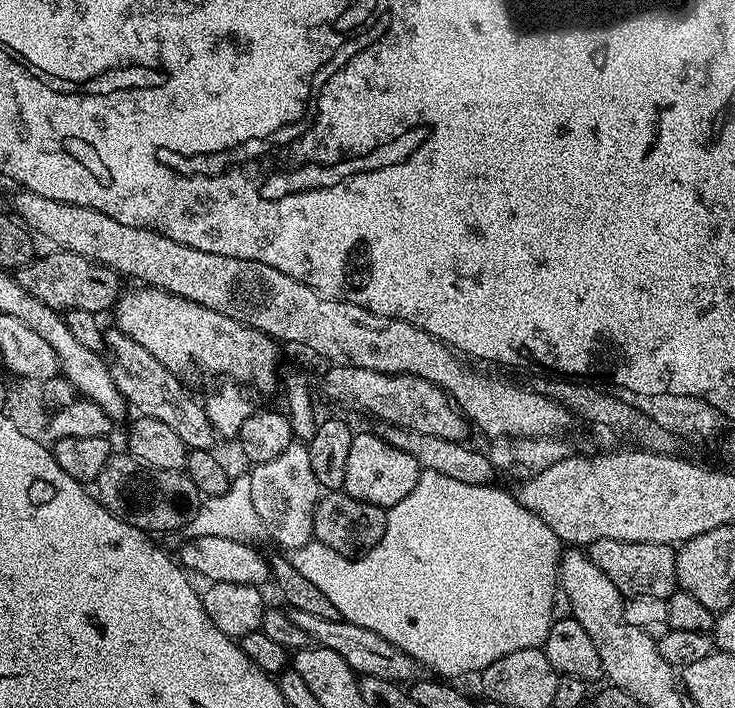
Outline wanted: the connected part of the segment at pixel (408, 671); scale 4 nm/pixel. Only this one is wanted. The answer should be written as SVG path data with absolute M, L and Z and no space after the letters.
M291 609L290 615L294 626L298 626L298 630L302 630L305 637L313 645L326 650L334 650L334 654L346 658L349 666L360 676L408 682L417 675L415 672L418 671L418 665L415 658L402 650L398 650L398 646L394 646L394 642L386 642L386 638L382 638L382 634L374 634L374 630L366 630L366 626L358 626L342 619L327 621L324 618L318 618L317 615L306 614L305 611L298 609Z

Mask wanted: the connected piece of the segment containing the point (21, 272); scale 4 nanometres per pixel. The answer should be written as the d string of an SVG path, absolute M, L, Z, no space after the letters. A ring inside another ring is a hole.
M52 250L49 253L49 256L37 255L30 263L21 264L15 269L14 275L22 290L34 294L34 298L57 310L77 308L103 314L107 308L108 311L115 309L116 302L122 295L120 273L113 268L107 268L105 264L96 264L73 252Z

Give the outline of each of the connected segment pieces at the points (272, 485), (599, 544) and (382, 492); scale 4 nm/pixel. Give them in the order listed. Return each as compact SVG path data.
M294 440L290 446L269 462L255 465L248 474L251 482L251 502L267 534L285 550L301 548L313 537L313 518L322 489L311 469L308 447Z
M602 538L587 545L586 554L614 586L618 586L620 595L625 598L649 596L667 600L677 591L676 548L671 544L643 544L642 542L615 541Z
M357 431L350 442L343 491L362 502L387 510L402 502L402 498L418 486L421 471L420 464L414 462L413 456L406 454L406 450L398 450L398 446L390 446L383 435Z

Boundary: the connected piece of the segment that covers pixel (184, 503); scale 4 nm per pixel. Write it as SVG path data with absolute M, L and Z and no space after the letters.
M112 455L106 466L102 466L102 474L98 474L98 478L94 481L94 489L96 488L97 492L95 495L105 513L117 516L121 524L134 526L136 531L145 534L187 529L198 507L198 493L194 482L181 478L176 488L172 488L173 473L150 466L137 456L123 455Z

